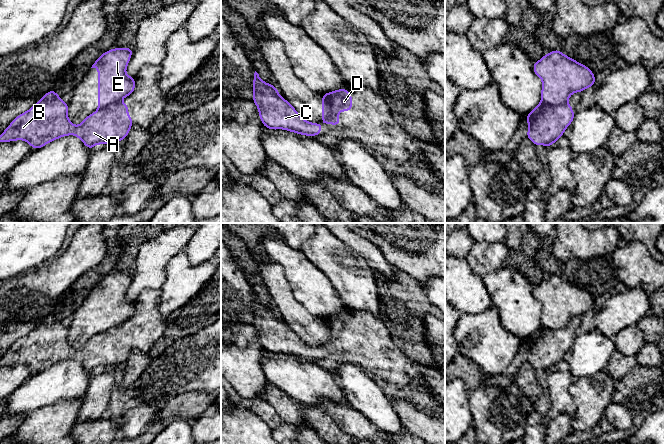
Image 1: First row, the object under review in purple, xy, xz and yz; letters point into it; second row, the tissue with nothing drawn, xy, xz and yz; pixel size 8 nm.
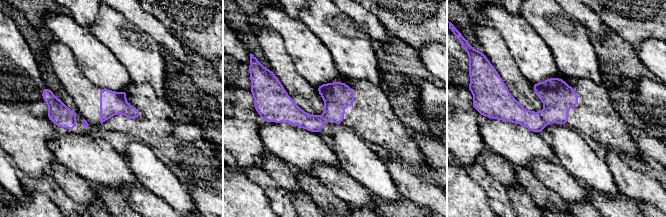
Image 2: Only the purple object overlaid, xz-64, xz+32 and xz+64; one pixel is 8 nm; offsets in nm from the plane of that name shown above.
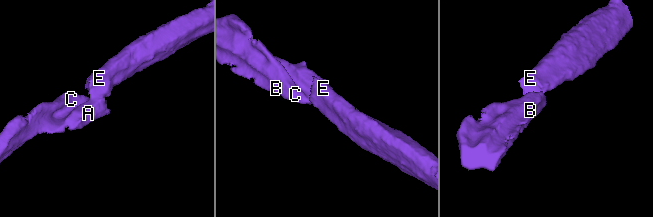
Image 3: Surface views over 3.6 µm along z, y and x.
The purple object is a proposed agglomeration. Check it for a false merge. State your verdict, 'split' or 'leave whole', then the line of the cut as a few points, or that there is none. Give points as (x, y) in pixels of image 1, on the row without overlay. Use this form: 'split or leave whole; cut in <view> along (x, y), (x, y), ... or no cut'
split; cut in xz along (325, 318), (330, 329), (330, 337), (322, 346)

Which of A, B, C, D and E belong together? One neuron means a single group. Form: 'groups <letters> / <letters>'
groups A B C D / E

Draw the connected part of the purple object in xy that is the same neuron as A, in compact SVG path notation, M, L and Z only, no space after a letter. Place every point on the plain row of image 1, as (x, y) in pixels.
M48 315L29 334L18 339L0 359L0 366L24 364L35 374L64 360L75 359L91 373L99 368L113 369L124 364L132 350L132 341L128 338L128 328L117 325L88 339L78 350L68 342L68 327L65 327L54 315Z

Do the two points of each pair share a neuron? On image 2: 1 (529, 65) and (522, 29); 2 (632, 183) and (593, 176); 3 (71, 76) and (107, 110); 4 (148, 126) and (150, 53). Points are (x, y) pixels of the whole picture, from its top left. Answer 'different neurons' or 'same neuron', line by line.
1: same neuron
2: different neurons
3: same neuron
4: different neurons

